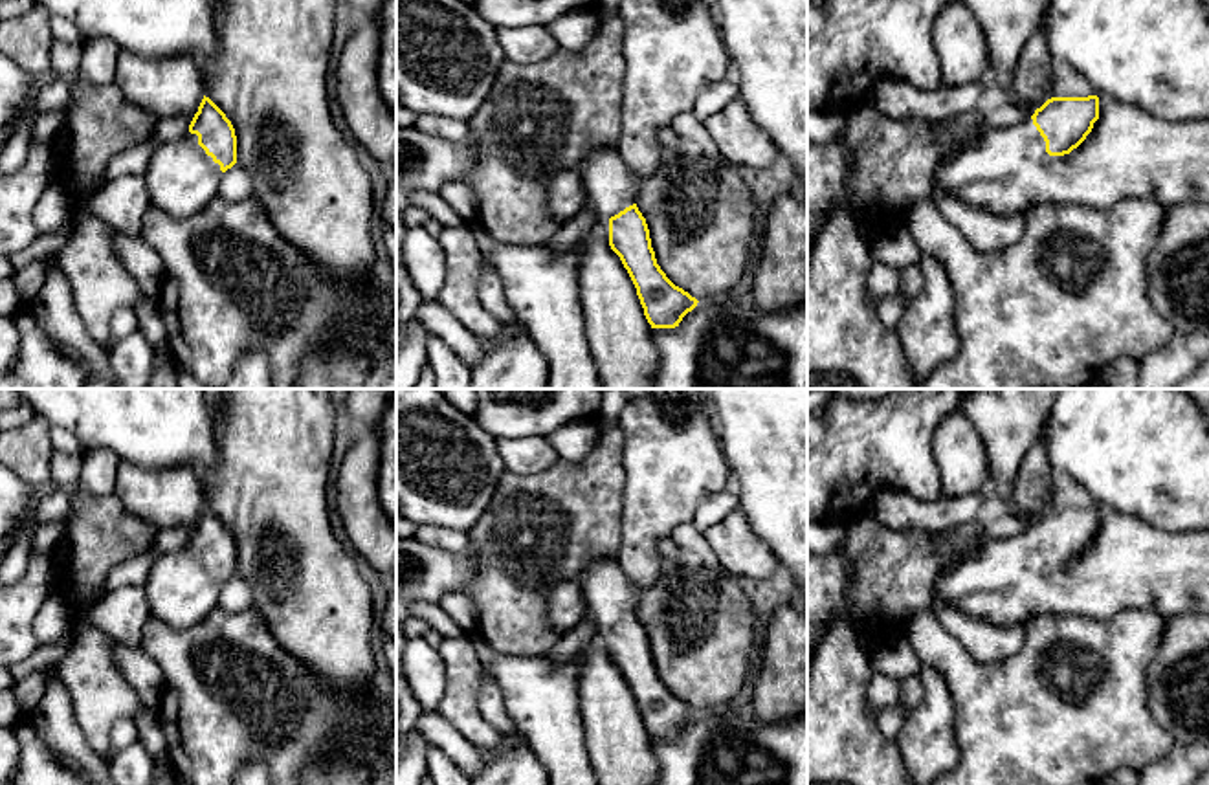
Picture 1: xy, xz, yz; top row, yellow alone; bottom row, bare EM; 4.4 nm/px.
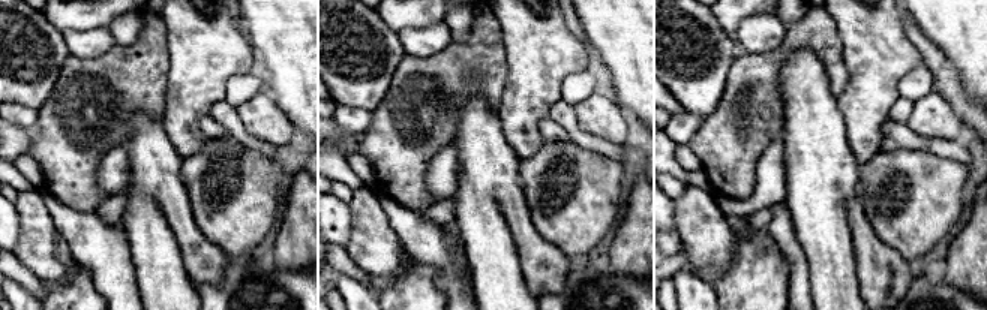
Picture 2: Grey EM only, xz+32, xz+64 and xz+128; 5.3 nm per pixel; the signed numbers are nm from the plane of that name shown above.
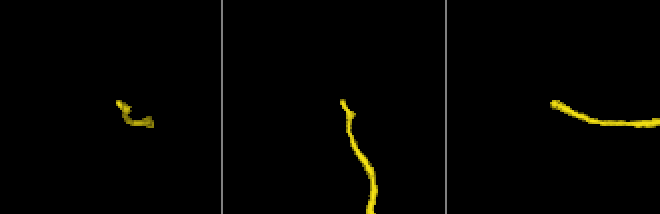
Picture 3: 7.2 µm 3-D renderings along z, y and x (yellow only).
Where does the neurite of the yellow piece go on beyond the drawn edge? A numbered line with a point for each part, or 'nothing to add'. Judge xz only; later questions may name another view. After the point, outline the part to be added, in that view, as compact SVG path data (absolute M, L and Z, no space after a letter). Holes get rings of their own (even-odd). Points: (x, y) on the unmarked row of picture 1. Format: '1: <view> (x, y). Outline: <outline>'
1: xz (619, 745). Outline: M600 558L576 581L583 592L583 618L594 627L593 638L580 649L583 662L578 673L580 712L585 728L585 748L598 785L655 785L659 763L651 735L637 699L620 668L609 657L609 629L637 613L638 589L629 581L616 558Z

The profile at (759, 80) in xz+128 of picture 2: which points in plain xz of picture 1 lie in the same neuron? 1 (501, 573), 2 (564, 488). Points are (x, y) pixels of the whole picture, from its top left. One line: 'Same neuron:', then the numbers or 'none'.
Same neuron: 1, 2

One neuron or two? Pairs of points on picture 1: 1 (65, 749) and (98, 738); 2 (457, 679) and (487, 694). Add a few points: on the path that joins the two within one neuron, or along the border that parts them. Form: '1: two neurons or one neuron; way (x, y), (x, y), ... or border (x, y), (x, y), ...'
1: two neurons; border (70, 701), (83, 740), (107, 762)
2: two neurons; border (487, 679), (479, 690), (479, 710), (499, 729)

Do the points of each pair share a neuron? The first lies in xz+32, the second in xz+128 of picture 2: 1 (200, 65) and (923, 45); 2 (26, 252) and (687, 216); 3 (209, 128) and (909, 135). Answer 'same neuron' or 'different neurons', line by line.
1: different neurons
2: same neuron
3: same neuron

